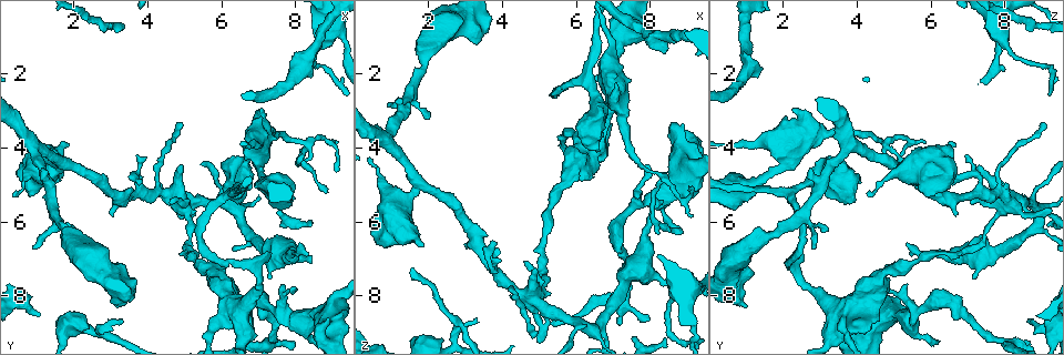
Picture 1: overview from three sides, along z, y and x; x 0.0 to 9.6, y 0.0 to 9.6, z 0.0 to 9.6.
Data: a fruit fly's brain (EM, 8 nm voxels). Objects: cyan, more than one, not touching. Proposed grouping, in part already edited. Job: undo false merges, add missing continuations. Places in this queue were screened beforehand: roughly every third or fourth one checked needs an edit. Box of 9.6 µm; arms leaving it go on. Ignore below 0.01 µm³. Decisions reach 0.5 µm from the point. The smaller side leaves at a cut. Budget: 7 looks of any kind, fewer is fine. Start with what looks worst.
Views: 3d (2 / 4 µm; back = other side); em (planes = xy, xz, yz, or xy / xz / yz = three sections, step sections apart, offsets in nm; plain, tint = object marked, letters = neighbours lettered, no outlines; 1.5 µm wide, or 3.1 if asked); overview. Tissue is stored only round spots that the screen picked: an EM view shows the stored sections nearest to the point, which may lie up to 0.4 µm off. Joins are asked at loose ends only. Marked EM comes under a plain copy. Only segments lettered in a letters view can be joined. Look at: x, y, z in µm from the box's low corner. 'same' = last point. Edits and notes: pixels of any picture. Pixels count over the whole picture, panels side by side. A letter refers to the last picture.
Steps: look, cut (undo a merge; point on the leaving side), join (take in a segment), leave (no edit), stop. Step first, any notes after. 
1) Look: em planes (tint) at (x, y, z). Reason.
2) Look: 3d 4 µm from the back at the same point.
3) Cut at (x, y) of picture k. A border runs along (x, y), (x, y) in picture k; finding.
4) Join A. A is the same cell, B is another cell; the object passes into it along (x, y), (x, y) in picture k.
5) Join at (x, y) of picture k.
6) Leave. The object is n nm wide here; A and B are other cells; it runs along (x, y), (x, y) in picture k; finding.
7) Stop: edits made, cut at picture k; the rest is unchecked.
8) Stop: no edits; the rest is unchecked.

Look: em xz step 8 (letters) at (2.00, 6.15, 3.25). An open end.

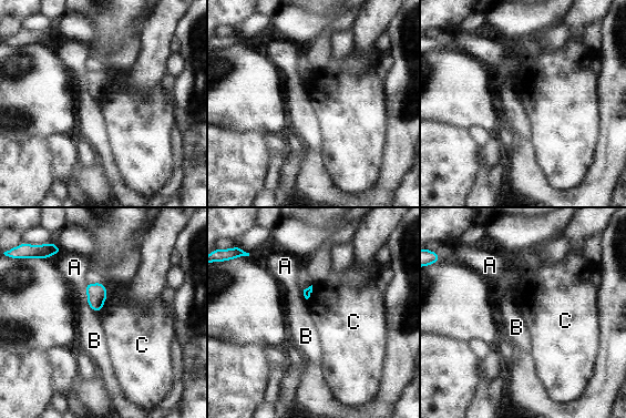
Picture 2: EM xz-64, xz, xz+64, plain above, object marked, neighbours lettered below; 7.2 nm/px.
Leave. A, B and C are other cells; a border runs along (108, 295), (100, 312) in picture 2; none of them fits.

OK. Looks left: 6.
Look: em xz step 4 (letters) at (4.85, 4.50, 7.25). Free end.

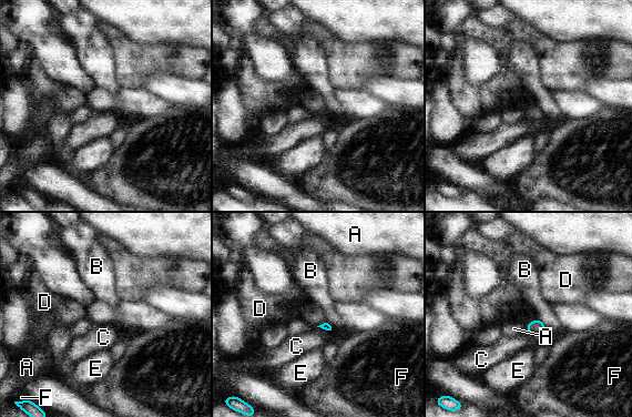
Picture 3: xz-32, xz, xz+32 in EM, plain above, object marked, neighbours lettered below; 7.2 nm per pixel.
Look: em planes (letters) at the same point. Cut it another way.

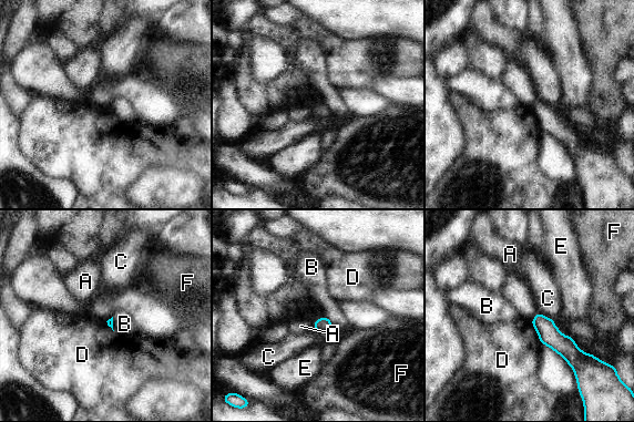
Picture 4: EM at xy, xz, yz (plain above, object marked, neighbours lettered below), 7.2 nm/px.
Leave. A, B, C, D, E and F are other cells; a border runs along (530, 321), (542, 343) in picture 4; no lettered segment goes on from it.

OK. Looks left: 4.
Look: 3d 4 µm at (1.65, 4.60, 5.25). Arms part here.

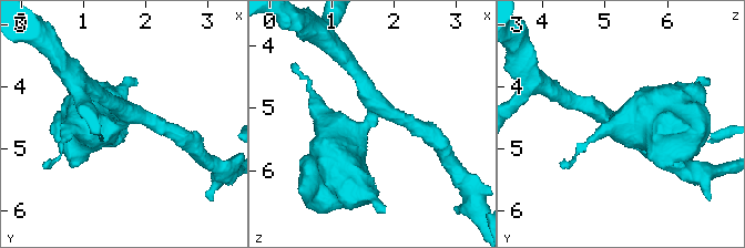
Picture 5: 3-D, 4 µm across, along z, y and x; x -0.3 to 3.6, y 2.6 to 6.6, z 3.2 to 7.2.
Look: em planes (letters) at (1.65, 4.55, 5.20). 3 arms meet here; the arms are 240, 260, 750 nm wide; now the EM.

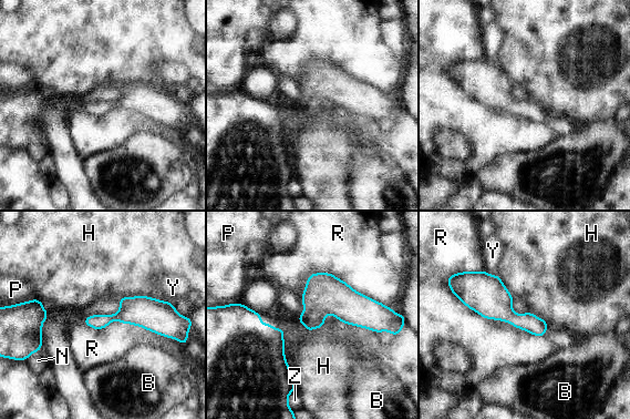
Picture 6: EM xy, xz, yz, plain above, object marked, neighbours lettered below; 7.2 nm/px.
Leave. The longest contact is with R, 650 nm; B, H, N, P, R, Y and Z are other cells; a border runs along (119, 298), (151, 296), (165, 302) in picture 6; one neuron here.

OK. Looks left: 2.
Stop: no edits; the rest is unchecked.

